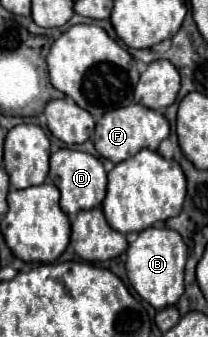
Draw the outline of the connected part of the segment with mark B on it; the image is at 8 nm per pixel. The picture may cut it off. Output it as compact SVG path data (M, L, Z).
M148 227L138 233L138 239L128 247L126 271L130 285L136 293L148 301L154 309L176 305L180 295L184 293L184 265L186 265L186 243L182 241L178 231L168 227Z

